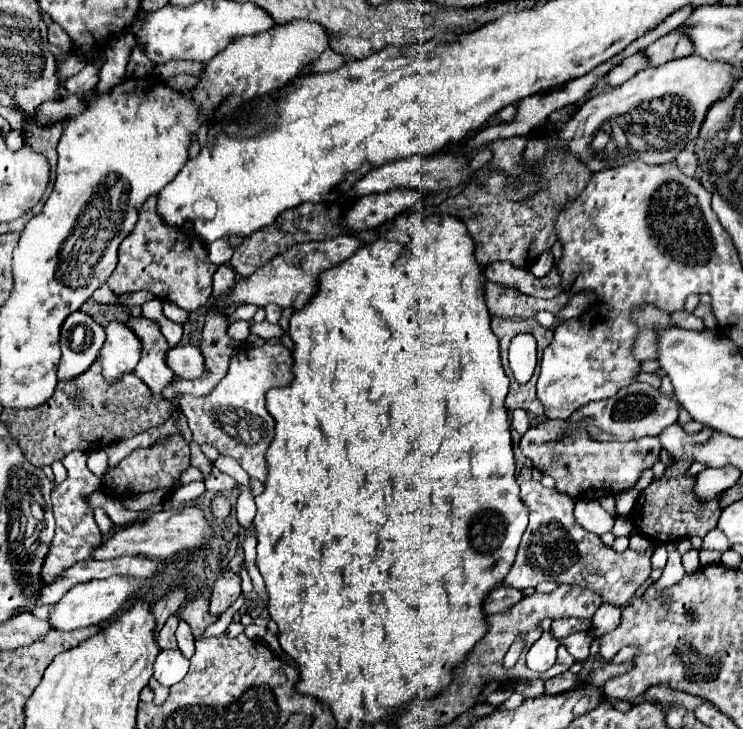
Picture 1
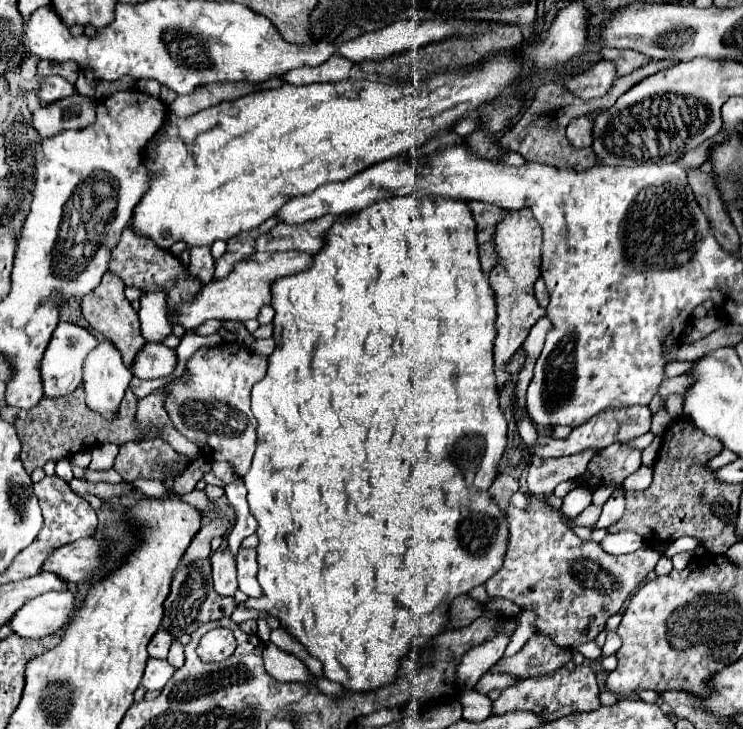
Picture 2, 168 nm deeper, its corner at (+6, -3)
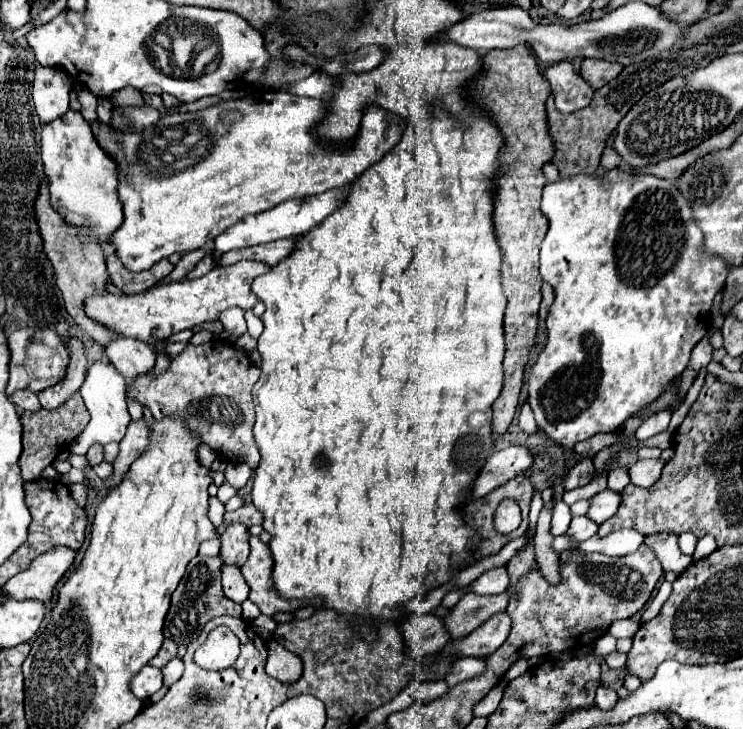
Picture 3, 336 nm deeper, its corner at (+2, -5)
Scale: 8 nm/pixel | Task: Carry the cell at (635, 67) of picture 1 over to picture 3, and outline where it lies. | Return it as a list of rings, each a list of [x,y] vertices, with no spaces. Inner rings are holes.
[[[562,61],[548,67],[542,77],[550,83],[556,109],[560,113],[572,113],[584,109],[592,101],[592,87],[574,71],[572,63]]]

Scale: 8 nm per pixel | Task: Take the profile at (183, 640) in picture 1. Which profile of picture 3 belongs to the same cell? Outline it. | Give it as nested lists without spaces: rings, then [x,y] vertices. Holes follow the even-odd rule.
[[[174,657],[174,659],[172,659],[172,661],[162,669],[164,685],[166,685],[166,687],[170,687],[172,683],[176,683],[176,681],[182,677],[182,673],[184,673],[184,663],[182,663],[182,659]]]

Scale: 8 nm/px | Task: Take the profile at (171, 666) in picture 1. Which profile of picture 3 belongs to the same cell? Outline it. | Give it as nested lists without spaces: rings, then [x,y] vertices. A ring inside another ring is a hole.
[[[150,665],[140,669],[140,673],[136,673],[136,677],[132,677],[130,681],[132,693],[142,701],[152,697],[160,687],[162,687],[162,671]]]

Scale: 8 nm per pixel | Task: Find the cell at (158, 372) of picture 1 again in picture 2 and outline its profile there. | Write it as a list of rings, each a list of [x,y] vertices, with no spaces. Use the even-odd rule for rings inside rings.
[[[106,273],[102,277],[102,283],[98,285],[96,291],[92,291],[90,295],[86,295],[82,299],[82,313],[86,317],[86,321],[100,333],[104,333],[106,339],[110,339],[116,349],[122,353],[122,359],[124,359],[124,365],[126,367],[132,367],[136,355],[140,353],[140,347],[144,347],[146,339],[142,337],[140,333],[140,321],[138,321],[138,313],[132,309],[130,301],[124,297],[124,283],[112,275],[112,273]]]

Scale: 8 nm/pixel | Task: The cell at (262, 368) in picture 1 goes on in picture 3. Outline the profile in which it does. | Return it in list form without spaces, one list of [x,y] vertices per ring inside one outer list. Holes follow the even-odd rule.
[[[212,341],[198,347],[188,343],[178,357],[170,359],[170,365],[162,375],[148,371],[142,377],[132,379],[126,387],[126,395],[150,409],[156,419],[164,419],[168,413],[180,415],[220,457],[256,469],[260,453],[252,435],[254,401],[250,393],[258,377],[260,367],[254,365],[242,349],[232,347],[232,343]]]

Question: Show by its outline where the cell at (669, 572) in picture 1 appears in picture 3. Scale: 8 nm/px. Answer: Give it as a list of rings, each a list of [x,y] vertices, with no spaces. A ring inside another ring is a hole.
[[[706,535],[702,539],[698,539],[698,545],[696,545],[696,551],[694,551],[694,559],[702,559],[702,557],[708,557],[710,553],[714,553],[718,549],[716,541],[712,535]]]

